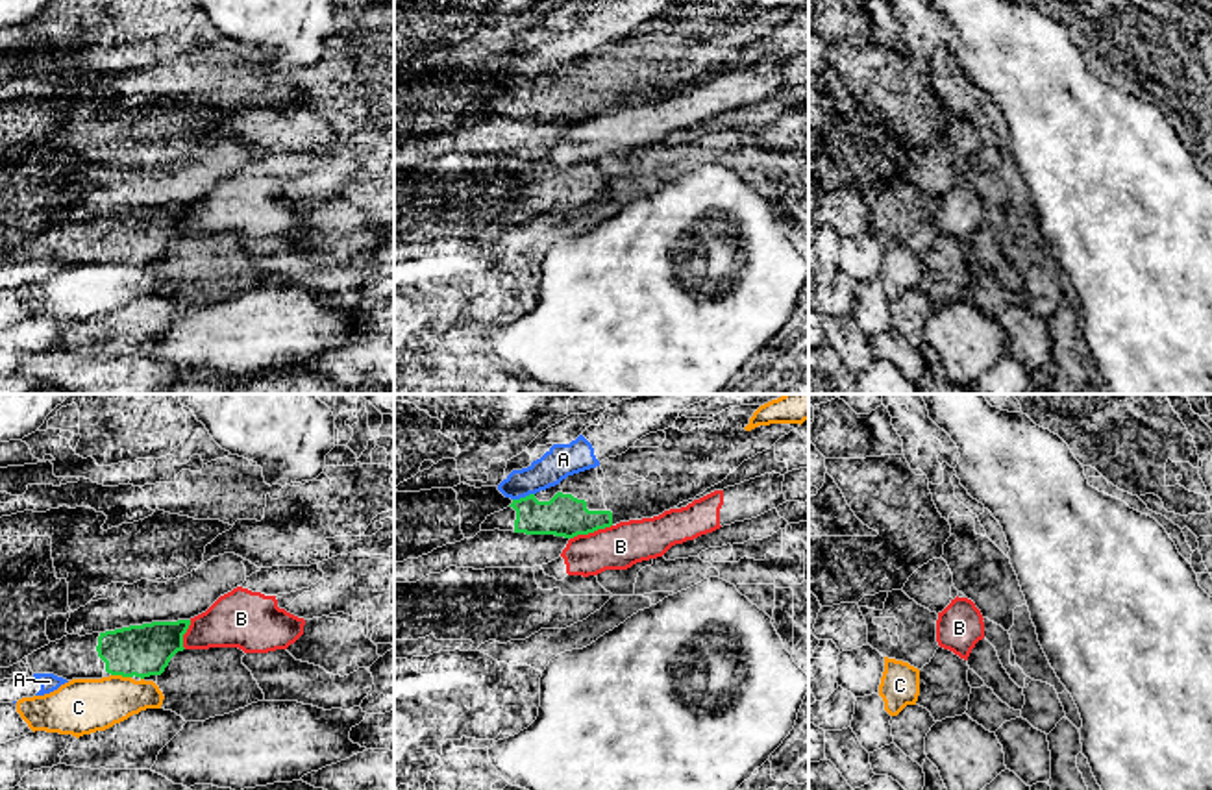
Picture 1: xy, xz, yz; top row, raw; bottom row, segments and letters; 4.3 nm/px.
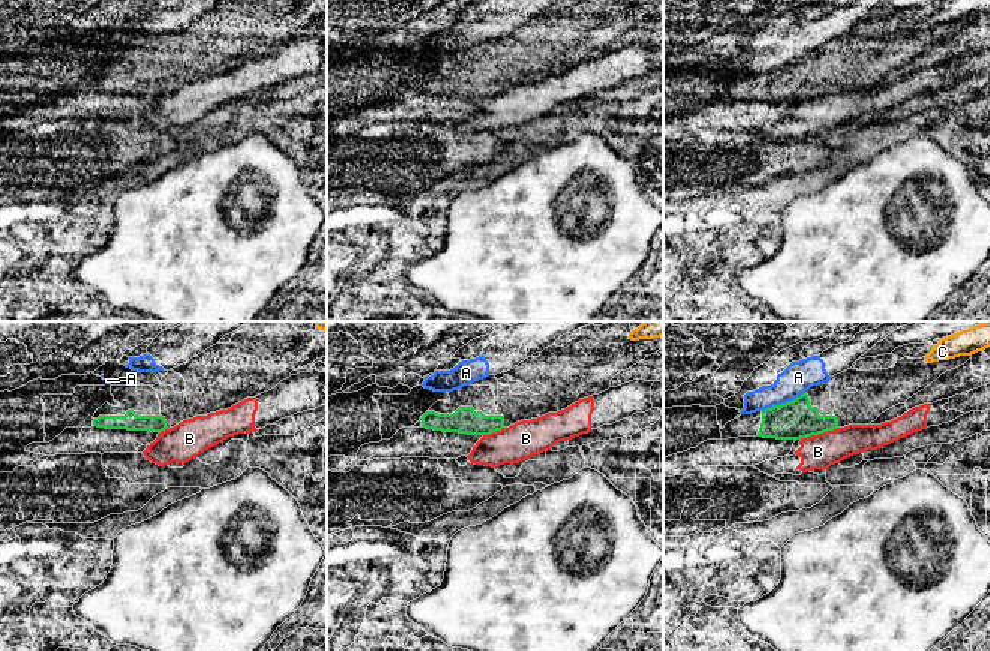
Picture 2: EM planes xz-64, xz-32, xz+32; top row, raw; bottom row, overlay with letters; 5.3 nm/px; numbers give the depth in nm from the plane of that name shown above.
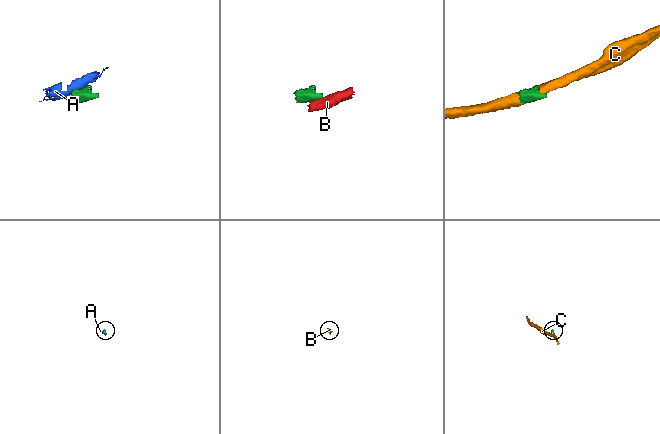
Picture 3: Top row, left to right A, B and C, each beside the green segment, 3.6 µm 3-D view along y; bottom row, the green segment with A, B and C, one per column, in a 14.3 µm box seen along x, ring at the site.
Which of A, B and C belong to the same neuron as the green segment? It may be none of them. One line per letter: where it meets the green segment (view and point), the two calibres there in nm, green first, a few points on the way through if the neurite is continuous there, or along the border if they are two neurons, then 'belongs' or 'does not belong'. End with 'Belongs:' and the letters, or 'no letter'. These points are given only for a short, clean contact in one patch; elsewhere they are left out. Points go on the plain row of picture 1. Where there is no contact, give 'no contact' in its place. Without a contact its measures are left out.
A: meets green in xz at (522, 84); 180 nm thick on the green side, 140 nm on the other; border along xz (533, 78), (513, 86); does not belong
B: meets green in xz at (591, 117); 180 nm thick on the green side, 200 nm on the other; border along xz (611, 110), (570, 124); does not belong
C: meets green in xy at (121, 259); 220 nm thick on the green side, 240 nm on the other; border along xy (111, 259), (130, 263); does not belong
Belongs: no letter

